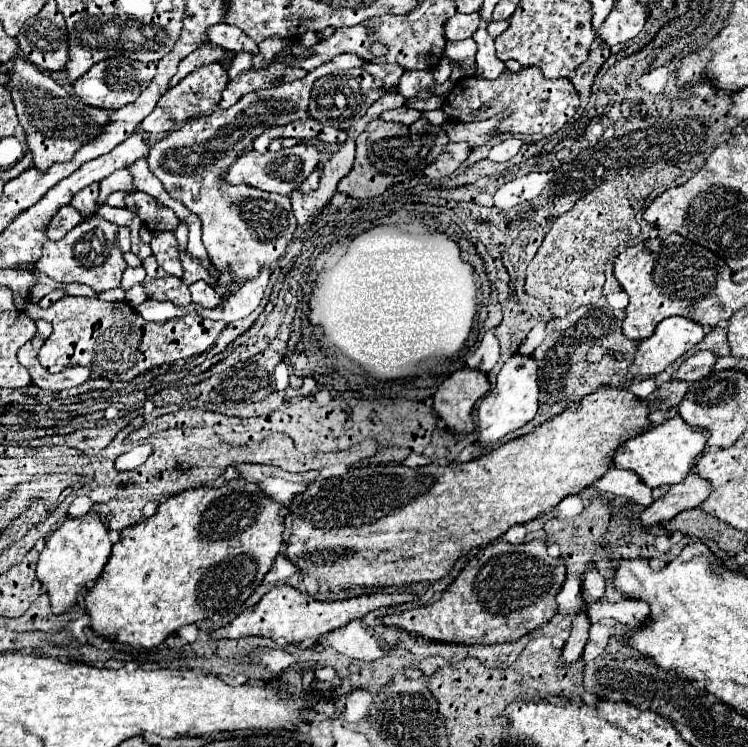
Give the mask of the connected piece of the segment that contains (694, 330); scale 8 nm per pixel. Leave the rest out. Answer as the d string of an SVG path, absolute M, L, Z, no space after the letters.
M673 317L661 321L657 331L649 339L639 343L635 361L629 367L627 377L635 377L635 375L651 377L661 373L677 357L681 357L685 351L701 343L705 335L707 335L705 327L693 323L691 319Z

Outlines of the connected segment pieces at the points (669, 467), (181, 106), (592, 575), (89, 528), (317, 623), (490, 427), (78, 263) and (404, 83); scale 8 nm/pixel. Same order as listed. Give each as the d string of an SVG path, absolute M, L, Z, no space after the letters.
M675 415L669 421L651 427L645 433L619 445L613 461L615 467L635 471L641 477L641 481L653 489L661 485L673 485L673 483L681 483L691 473L697 457L703 453L703 447L707 445L707 439L709 433L703 427L687 425L679 415Z
M211 63L211 65L199 67L189 77L181 79L179 85L169 87L161 95L153 113L141 121L141 129L145 133L167 133L167 131L173 131L173 129L185 125L189 119L195 119L195 117L205 115L209 111L215 111L225 87L227 87L227 71L221 63Z
M589 569L583 577L583 591L585 591L585 597L601 599L605 591L605 579L595 569Z
M95 511L75 519L67 517L61 525L57 525L57 529L47 537L37 563L37 579L47 587L53 613L63 613L69 609L77 601L77 593L101 575L111 555L111 547L113 541L109 529Z
M283 585L283 587L273 587L267 595L263 595L263 599L255 607L245 609L229 625L213 631L211 637L213 639L239 639L239 637L247 637L247 635L263 635L263 637L273 639L275 643L303 643L303 641L309 643L309 641L319 639L327 631L347 625L355 617L365 617L373 609L399 605L399 603L407 603L407 601L413 601L411 593L391 593L391 595L373 593L373 595L361 595L361 597L353 597L353 599L345 599L345 601L323 603L323 601L315 601L307 595L301 595L293 587Z
M513 353L503 369L497 373L495 387L479 401L479 437L477 441L485 447L499 441L507 433L523 427L527 421L531 421L539 409L539 387L537 387L537 361L531 355Z
M91 217L73 227L63 239L47 241L43 257L37 261L37 271L59 283L83 283L95 291L107 291L119 287L121 275L127 269L121 249L117 247L117 225L101 217Z
M427 69L427 71L407 71L403 73L399 85L397 85L397 91L409 99L413 95L417 95L419 89L425 89L425 87L431 87L433 85L433 71Z

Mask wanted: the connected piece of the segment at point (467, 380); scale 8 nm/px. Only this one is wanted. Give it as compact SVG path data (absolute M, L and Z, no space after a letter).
M463 367L445 379L433 395L433 409L457 435L465 437L473 431L473 405L491 389L487 375L477 369Z

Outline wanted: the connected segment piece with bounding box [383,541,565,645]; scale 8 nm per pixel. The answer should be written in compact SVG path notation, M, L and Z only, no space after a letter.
M545 541L521 545L489 543L461 569L457 579L429 605L413 607L383 617L383 625L433 641L493 645L517 641L527 631L541 627L557 613L555 595L565 581L565 567L559 557L547 553Z

